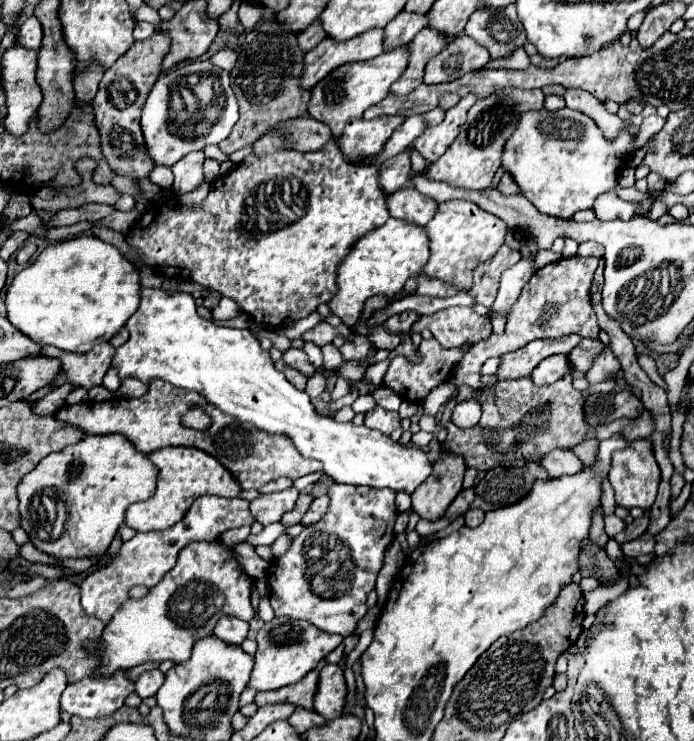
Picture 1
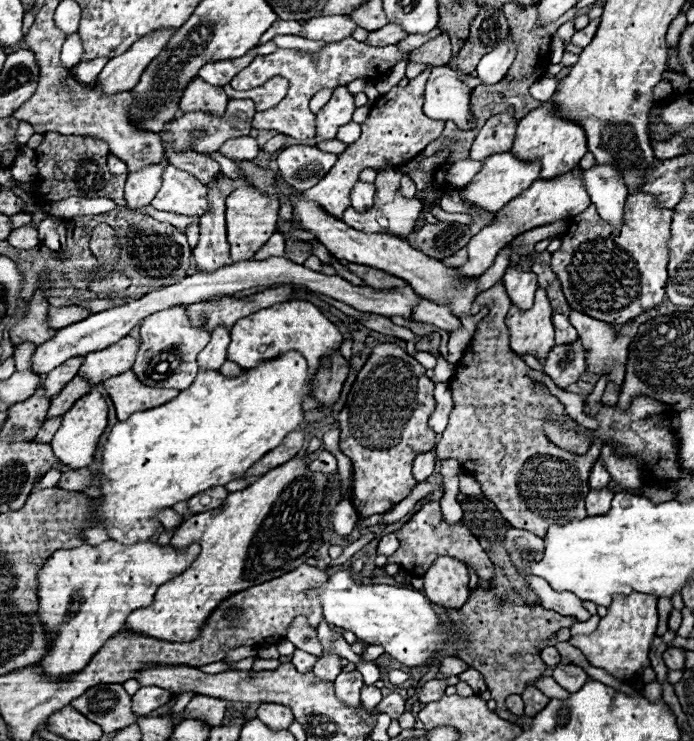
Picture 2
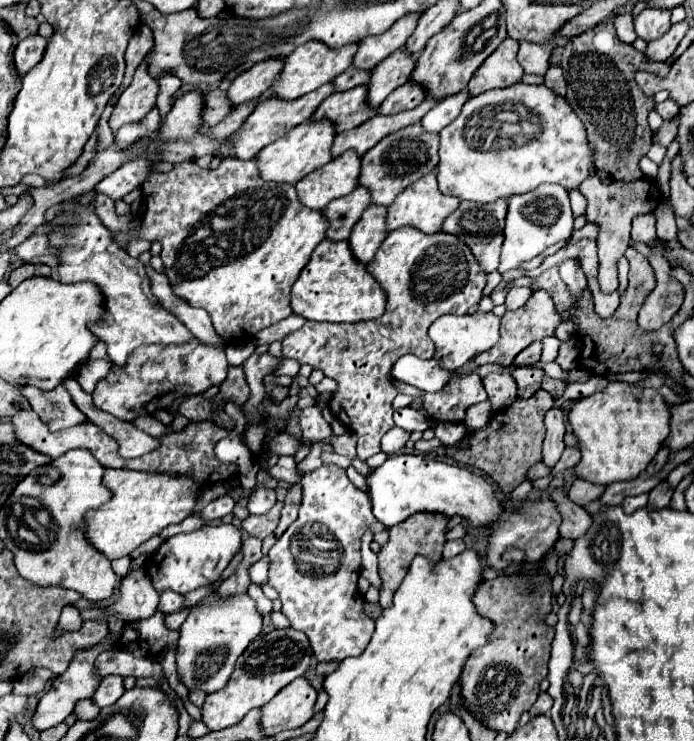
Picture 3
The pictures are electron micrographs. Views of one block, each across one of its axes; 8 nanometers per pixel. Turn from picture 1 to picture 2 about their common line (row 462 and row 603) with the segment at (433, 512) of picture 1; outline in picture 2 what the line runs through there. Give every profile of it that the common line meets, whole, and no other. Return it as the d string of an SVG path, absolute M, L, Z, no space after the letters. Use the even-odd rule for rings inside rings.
M438 558L424 574L424 594L448 610L464 606L468 600L468 568L456 558Z

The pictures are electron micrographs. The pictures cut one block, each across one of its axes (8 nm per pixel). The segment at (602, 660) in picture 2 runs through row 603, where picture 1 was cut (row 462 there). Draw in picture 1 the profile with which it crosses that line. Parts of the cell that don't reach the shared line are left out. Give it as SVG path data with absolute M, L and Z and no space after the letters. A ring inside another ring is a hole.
M638 440L630 448L614 452L608 480L616 492L616 504L618 506L622 506L626 510L630 510L630 508L648 510L656 500L656 492L658 492L658 484L660 484L660 468L654 460L650 440Z

